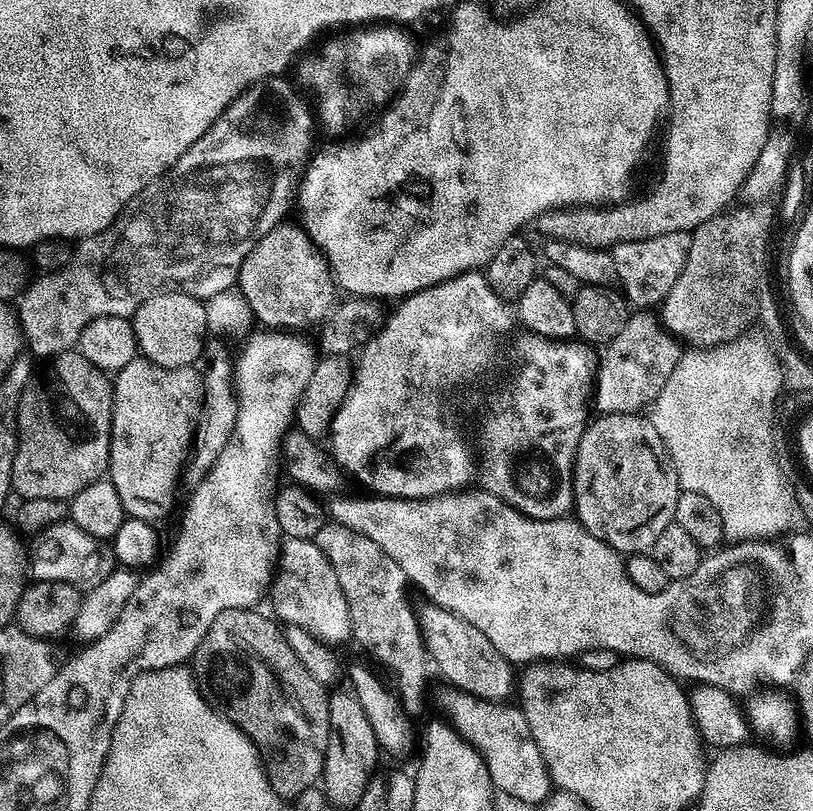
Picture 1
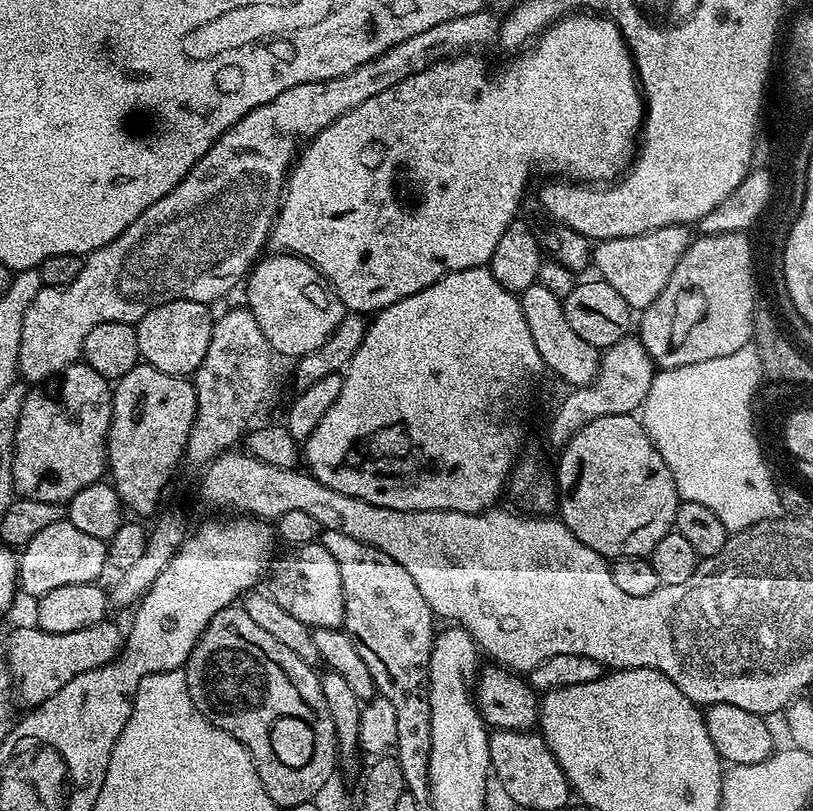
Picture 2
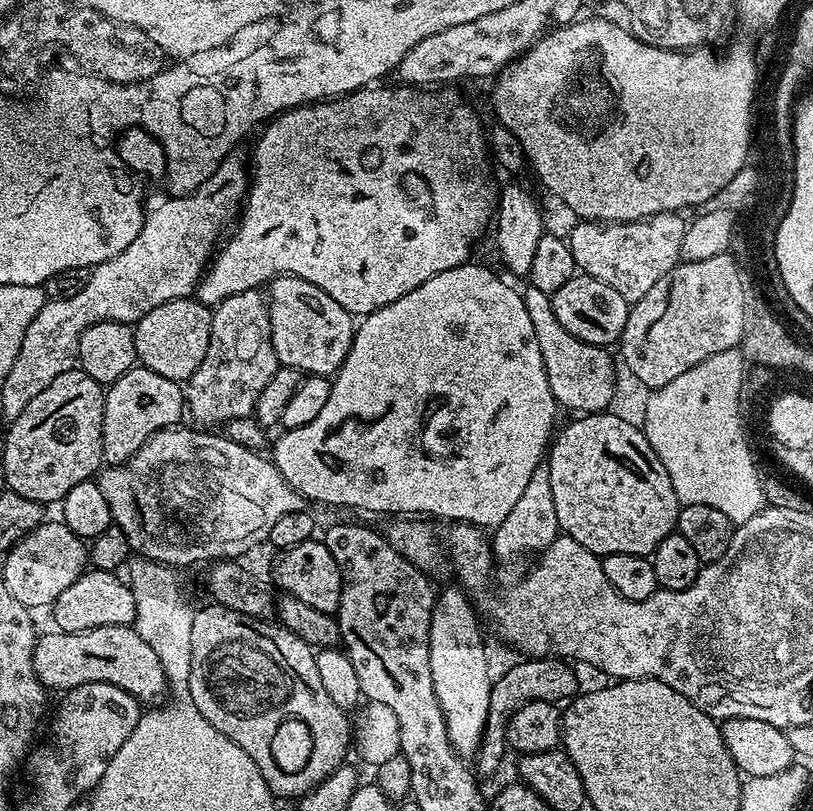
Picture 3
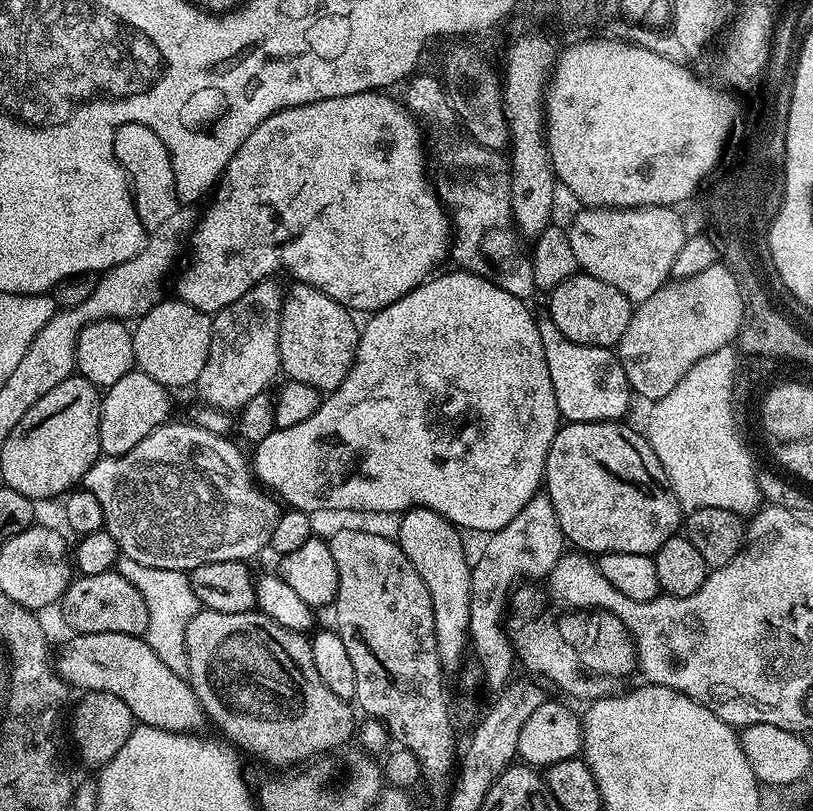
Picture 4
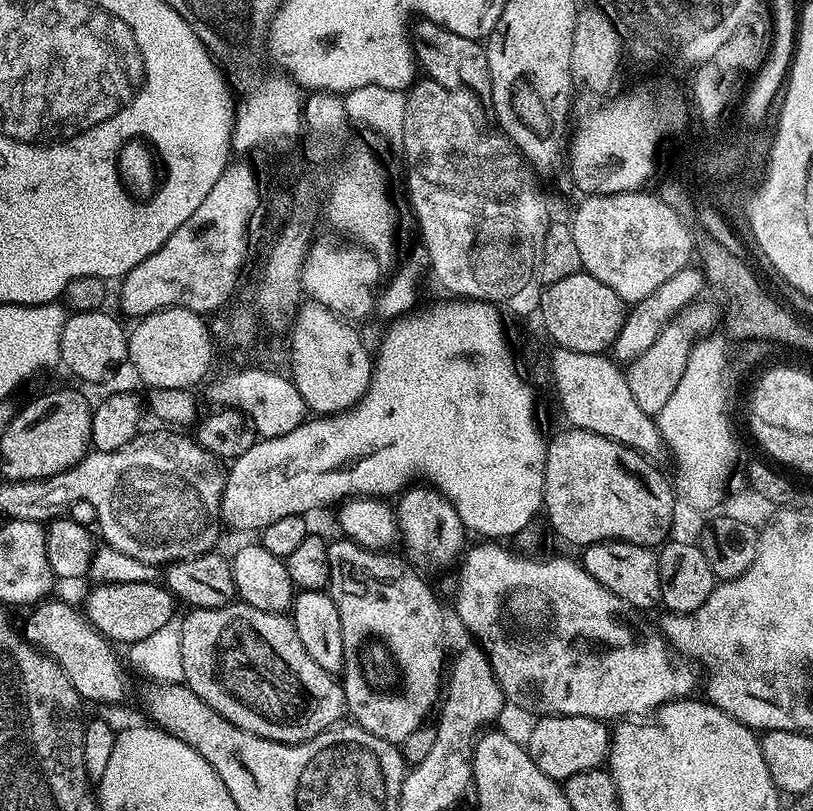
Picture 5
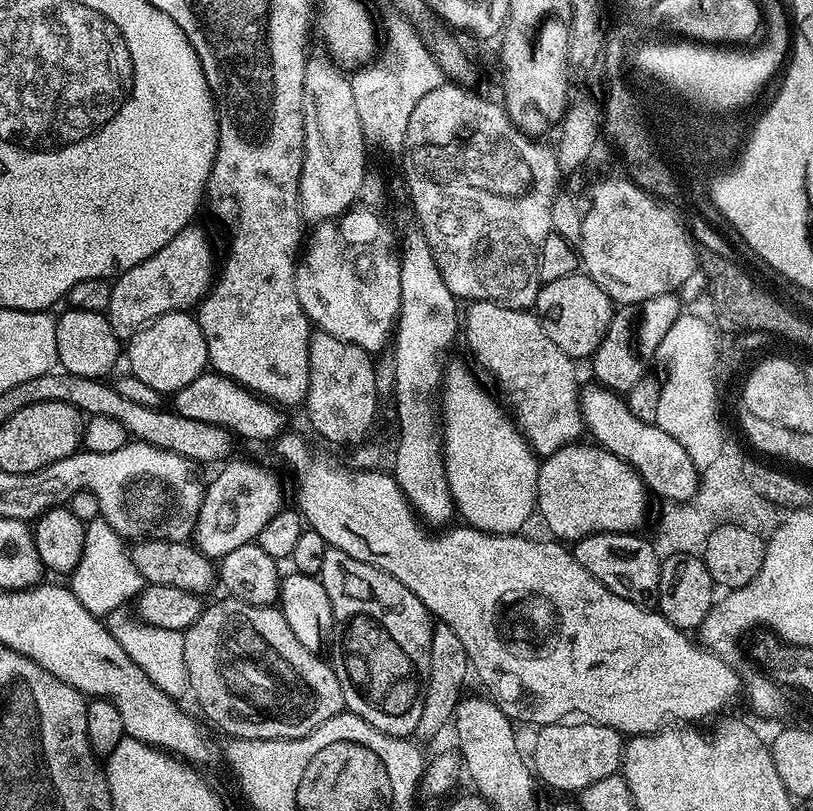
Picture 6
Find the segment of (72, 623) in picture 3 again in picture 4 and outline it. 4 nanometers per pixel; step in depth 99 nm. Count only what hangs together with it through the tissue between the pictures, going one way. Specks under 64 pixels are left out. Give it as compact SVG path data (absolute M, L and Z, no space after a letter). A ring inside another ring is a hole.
M115 570L89 576L77 575L58 601L58 609L76 634L130 634L143 637L148 630L150 614L146 598L122 574Z

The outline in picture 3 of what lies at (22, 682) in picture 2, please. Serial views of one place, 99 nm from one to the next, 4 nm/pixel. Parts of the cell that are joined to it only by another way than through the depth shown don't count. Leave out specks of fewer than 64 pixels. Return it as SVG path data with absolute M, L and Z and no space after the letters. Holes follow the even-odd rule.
M127 624L118 626L98 626L94 630L85 632L61 632L51 630L39 637L34 646L34 670L44 684L45 689L53 690L57 688L60 694L68 691L69 688L77 688L90 682L106 682L110 686L118 686L126 690L133 698L140 701L141 705L148 706L153 702L159 701L160 695L165 695L168 687L168 677L164 674L164 661L161 653L156 652L136 633L135 627Z

